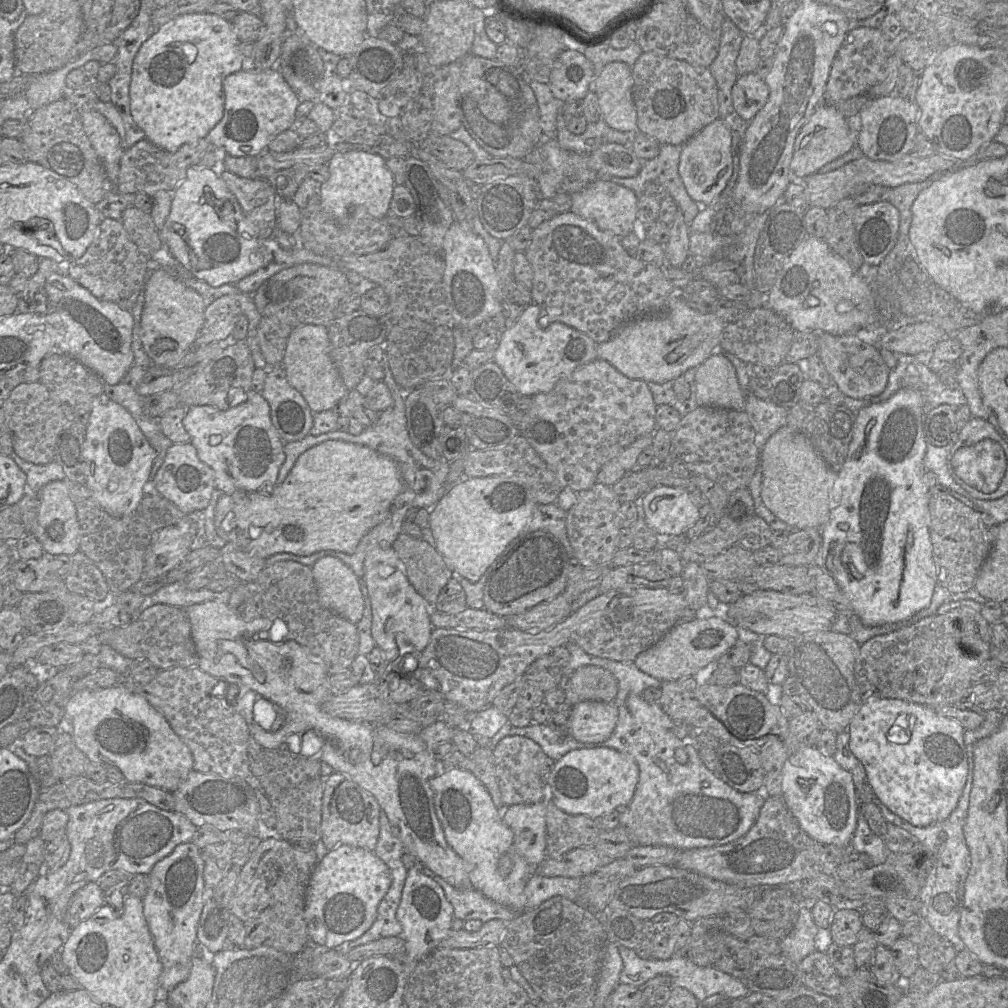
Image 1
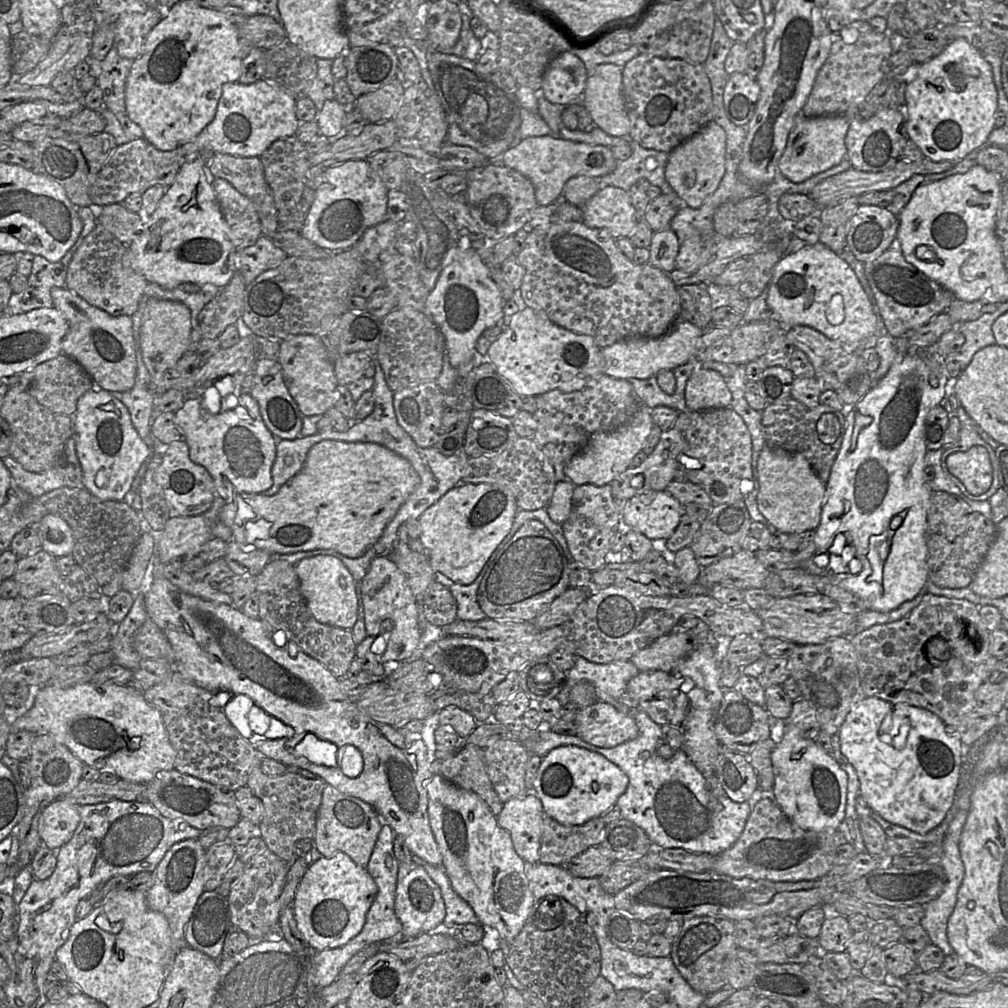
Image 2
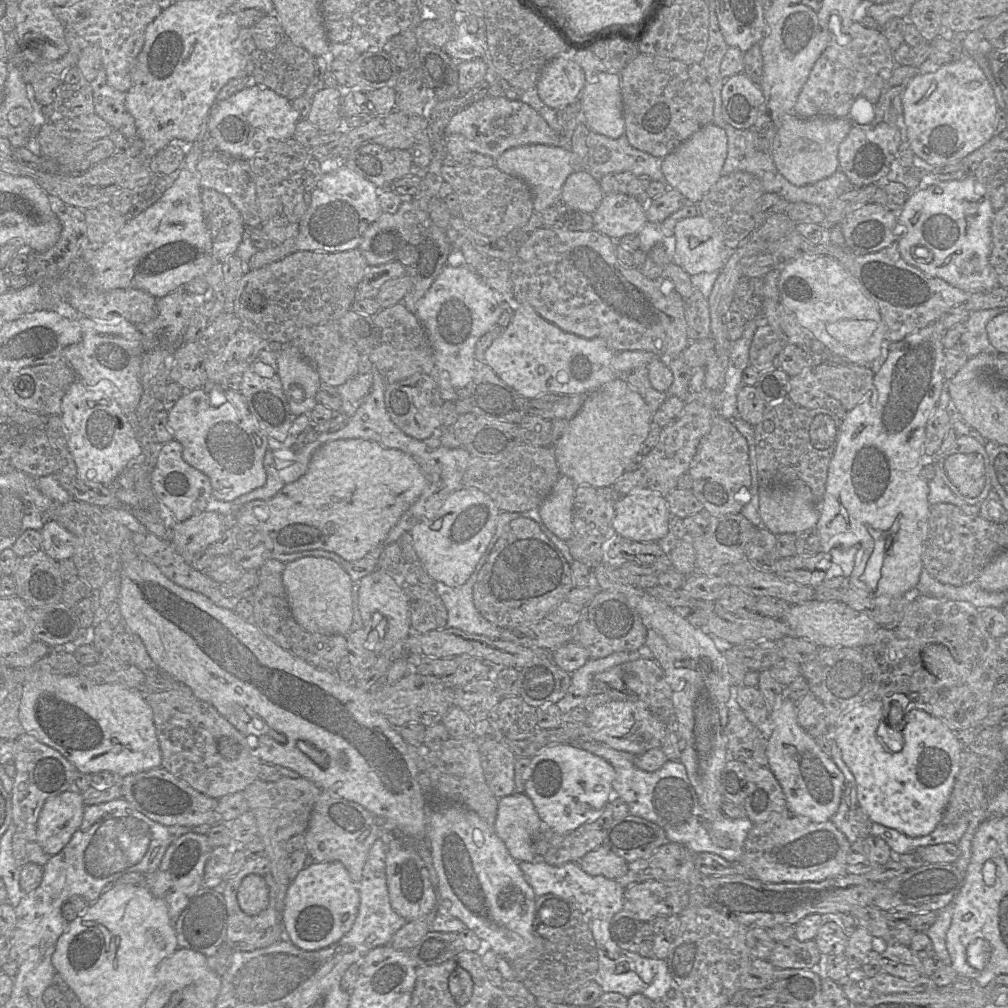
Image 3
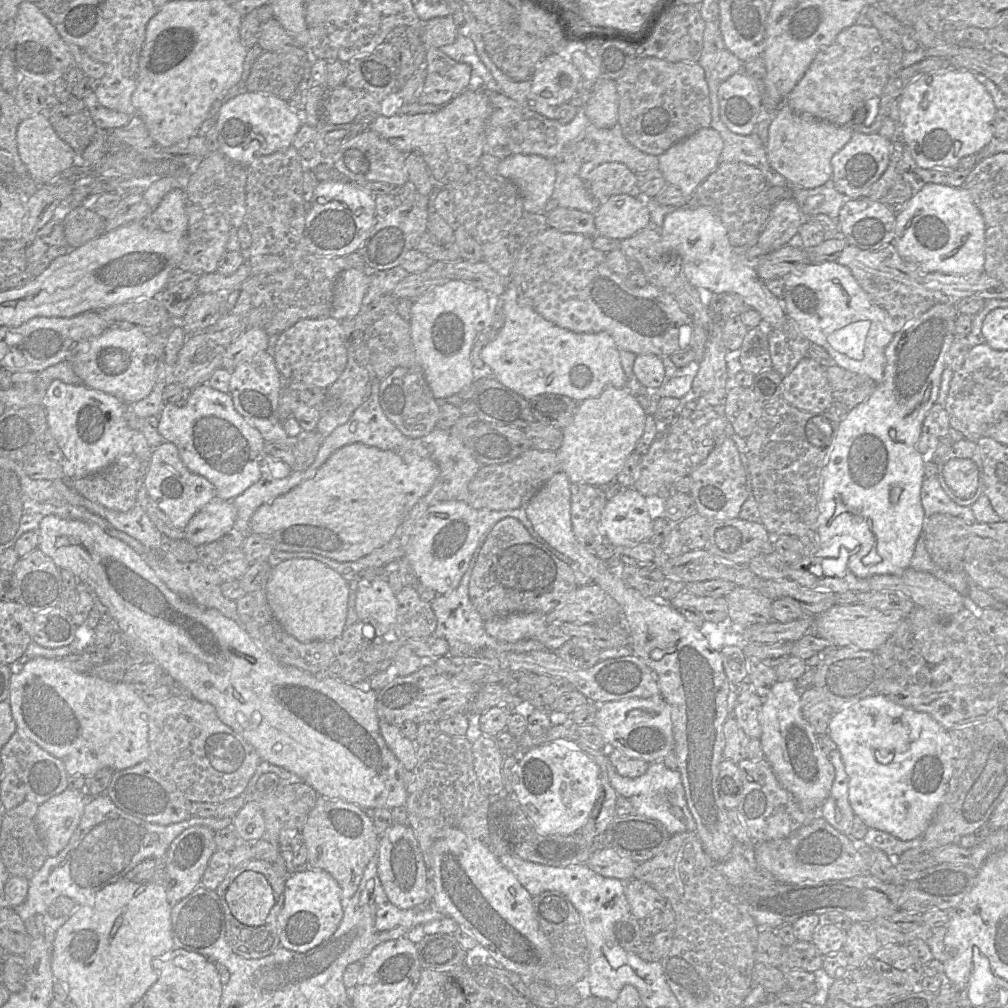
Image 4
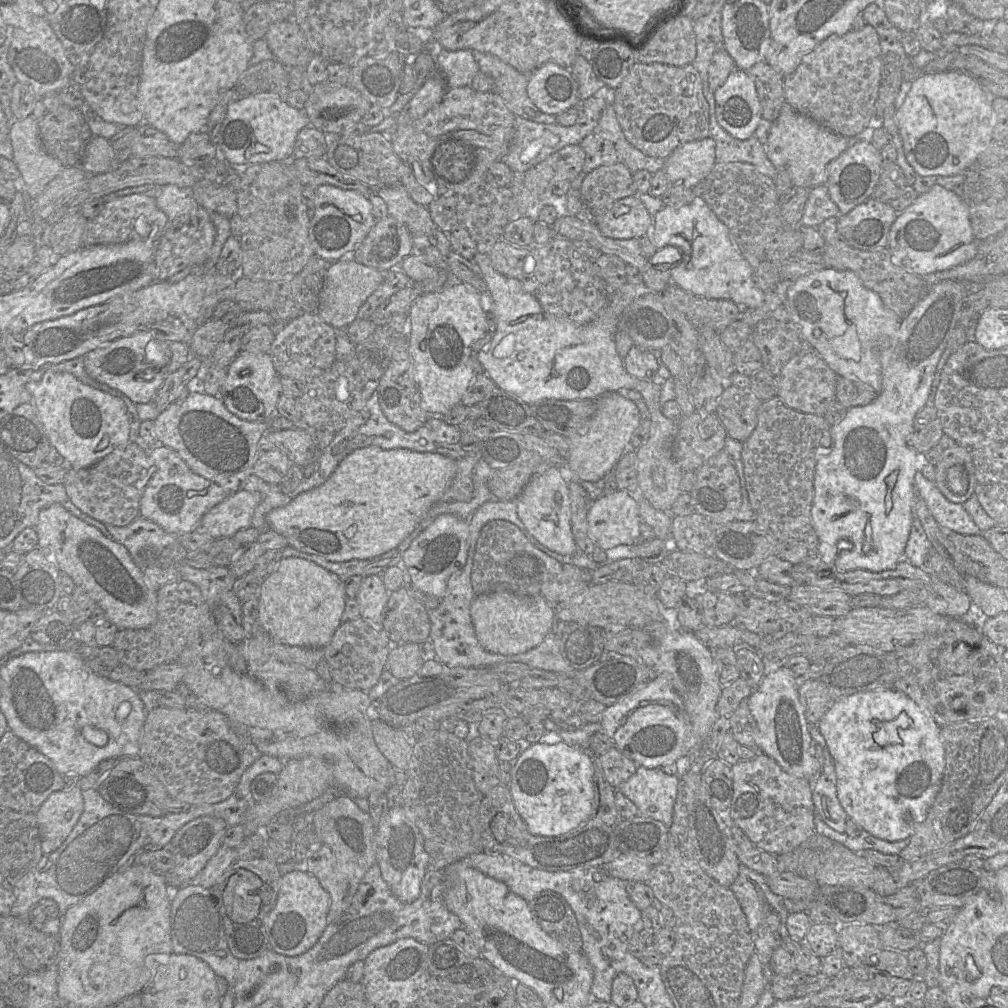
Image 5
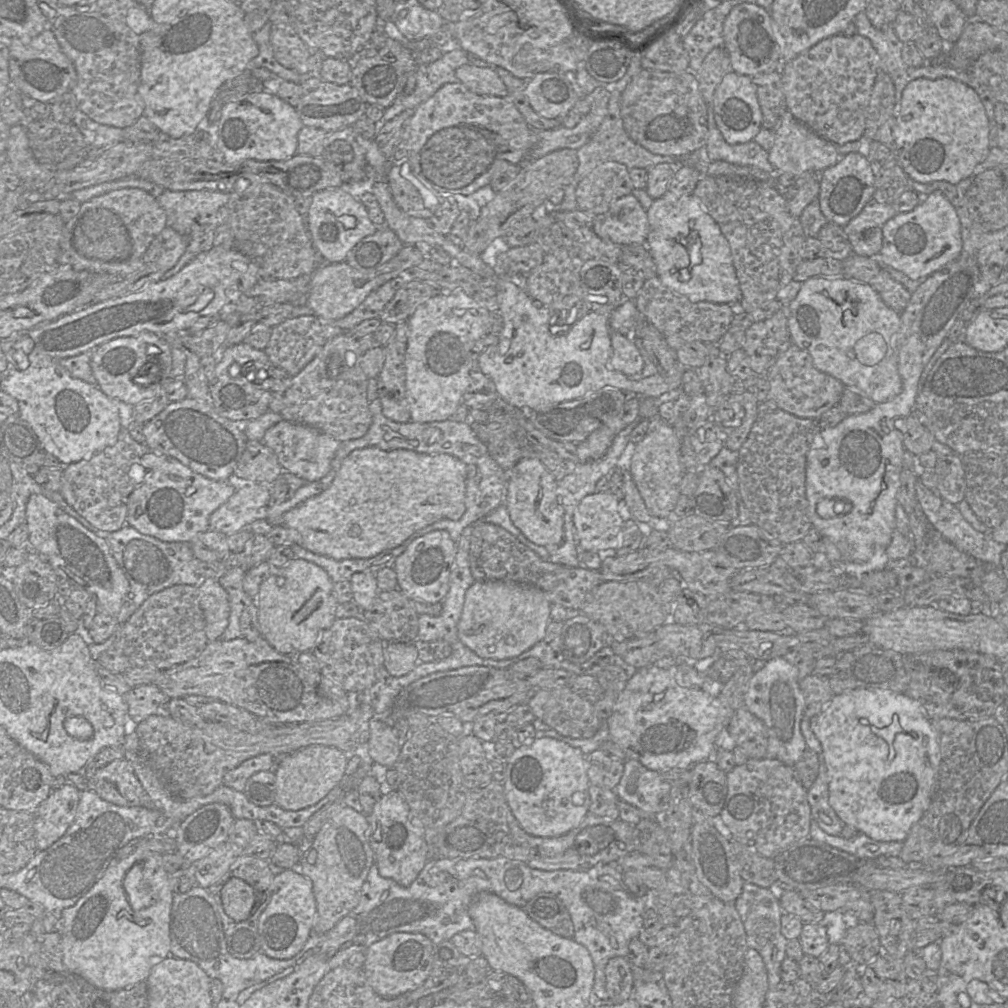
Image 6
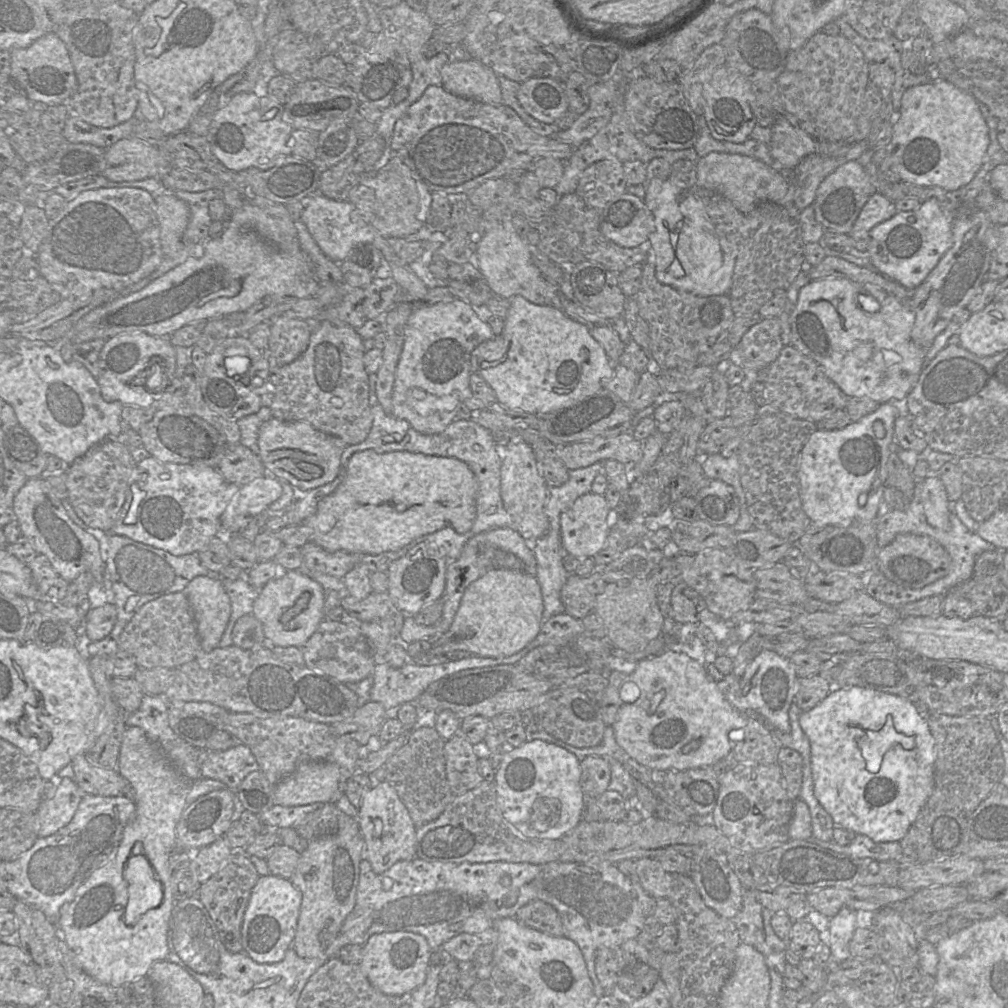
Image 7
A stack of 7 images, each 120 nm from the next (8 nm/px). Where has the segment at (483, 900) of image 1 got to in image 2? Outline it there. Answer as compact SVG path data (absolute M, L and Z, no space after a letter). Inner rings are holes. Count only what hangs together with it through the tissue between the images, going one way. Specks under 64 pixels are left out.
M412 854L415 864L422 866L429 877L438 885L445 905L445 927L452 925L464 925L478 923L478 918L472 907L462 899L452 888L451 882L442 867L436 867Z

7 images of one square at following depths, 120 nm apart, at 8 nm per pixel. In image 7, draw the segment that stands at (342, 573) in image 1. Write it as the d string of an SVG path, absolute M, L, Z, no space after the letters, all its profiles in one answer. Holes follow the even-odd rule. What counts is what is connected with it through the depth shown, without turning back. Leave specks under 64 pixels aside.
M287 570L281 577L269 580L253 604L253 615L262 624L270 646L302 647L325 619L326 593L322 586L301 570Z

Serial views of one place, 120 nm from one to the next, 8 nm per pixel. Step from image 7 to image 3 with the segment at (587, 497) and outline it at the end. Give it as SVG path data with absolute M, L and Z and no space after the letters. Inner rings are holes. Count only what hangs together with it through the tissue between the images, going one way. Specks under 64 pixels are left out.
M631 490L619 498L615 505L612 525L617 535L636 542L657 542L669 530L669 512L665 496L649 490Z

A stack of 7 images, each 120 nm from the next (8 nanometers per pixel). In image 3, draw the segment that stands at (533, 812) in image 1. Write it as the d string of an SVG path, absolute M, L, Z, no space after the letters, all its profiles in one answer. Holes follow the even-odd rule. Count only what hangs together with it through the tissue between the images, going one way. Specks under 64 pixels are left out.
M524 792L499 799L493 829L517 862L535 859L533 842L544 828L533 802Z

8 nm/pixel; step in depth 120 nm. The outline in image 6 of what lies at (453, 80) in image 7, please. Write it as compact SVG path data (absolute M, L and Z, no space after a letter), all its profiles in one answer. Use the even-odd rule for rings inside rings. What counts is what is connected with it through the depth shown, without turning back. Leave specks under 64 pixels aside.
M464 64L455 71L456 78L470 91L479 95L506 97L507 89L493 67Z

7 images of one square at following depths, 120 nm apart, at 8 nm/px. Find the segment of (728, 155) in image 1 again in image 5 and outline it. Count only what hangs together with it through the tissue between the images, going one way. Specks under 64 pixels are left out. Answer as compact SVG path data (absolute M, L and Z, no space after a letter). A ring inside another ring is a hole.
M710 137L683 143L673 150L665 159L664 171L669 183L683 183L688 188L693 188L712 170L716 162L715 141Z

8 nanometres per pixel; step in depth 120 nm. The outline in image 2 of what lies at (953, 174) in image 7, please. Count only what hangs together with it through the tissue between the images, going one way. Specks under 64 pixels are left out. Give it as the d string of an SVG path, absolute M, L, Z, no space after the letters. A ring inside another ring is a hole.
M962 38L948 43L936 57L919 66L905 92L908 138L935 162L958 162L985 144L995 128L997 113L993 72L983 53Z

